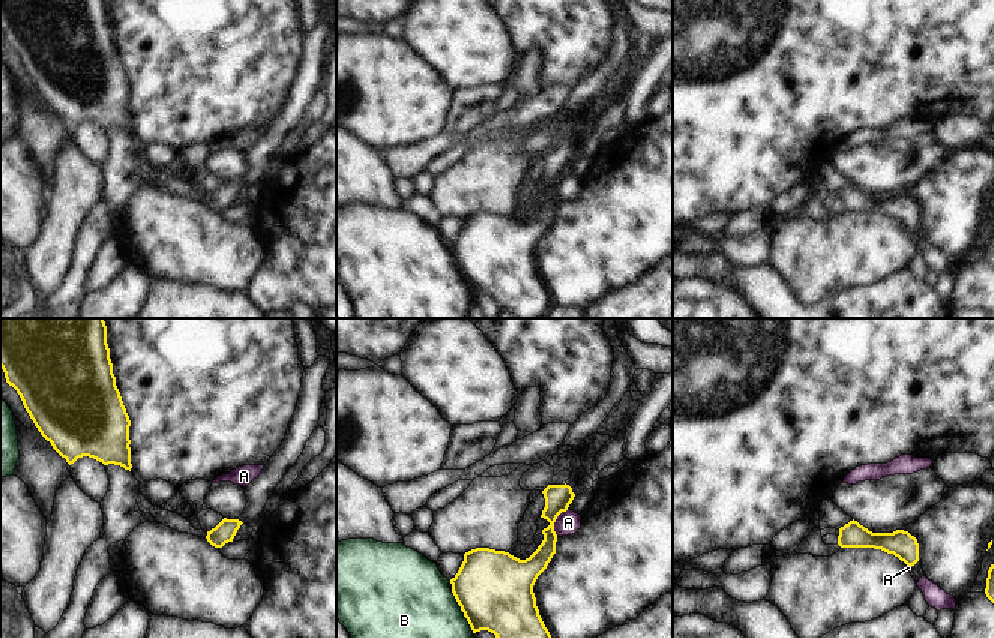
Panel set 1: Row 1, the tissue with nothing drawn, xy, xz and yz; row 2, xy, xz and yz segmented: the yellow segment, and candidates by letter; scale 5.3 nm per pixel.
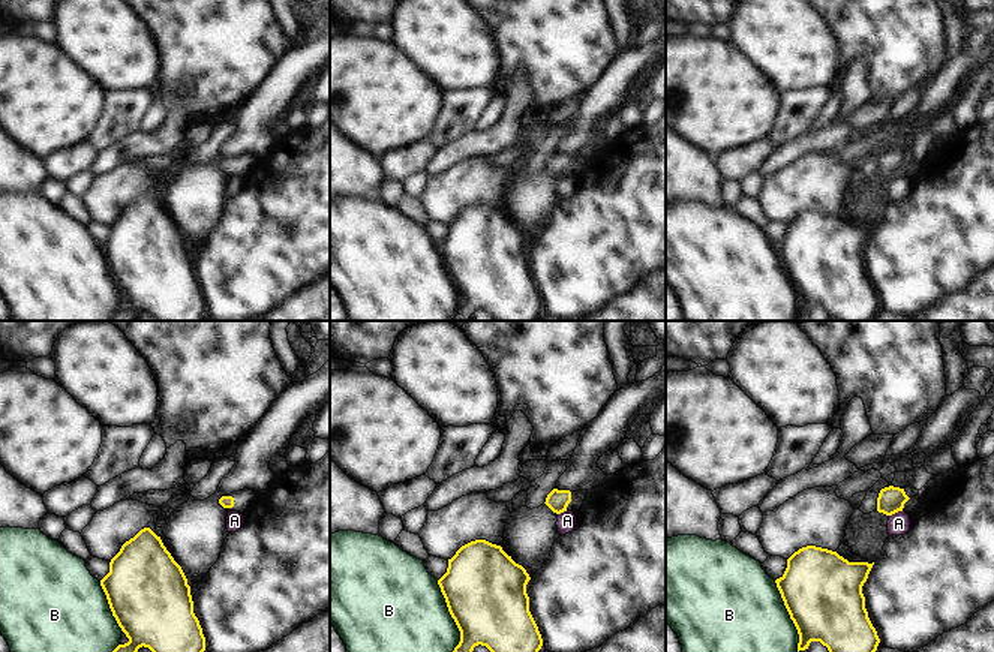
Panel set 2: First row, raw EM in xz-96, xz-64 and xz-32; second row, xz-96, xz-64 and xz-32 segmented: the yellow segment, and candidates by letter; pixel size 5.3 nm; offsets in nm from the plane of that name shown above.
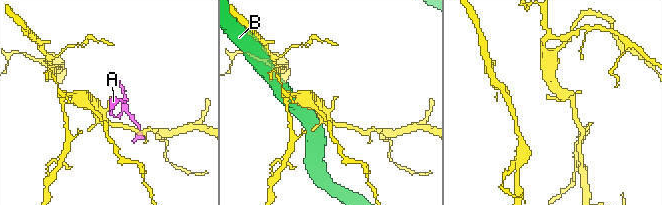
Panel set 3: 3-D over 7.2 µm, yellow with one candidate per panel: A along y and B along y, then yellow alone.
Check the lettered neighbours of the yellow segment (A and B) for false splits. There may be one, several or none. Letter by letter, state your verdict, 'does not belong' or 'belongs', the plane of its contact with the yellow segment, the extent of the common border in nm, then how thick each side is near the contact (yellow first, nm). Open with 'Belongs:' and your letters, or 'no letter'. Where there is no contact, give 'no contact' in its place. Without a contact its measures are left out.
Belongs: no letter
A: does not belong; contact in xz; length 160 nm; calibres 140 and 130 nm
B: does not belong; contact in xz; length 260 nm; calibres 400 and 500 nm

